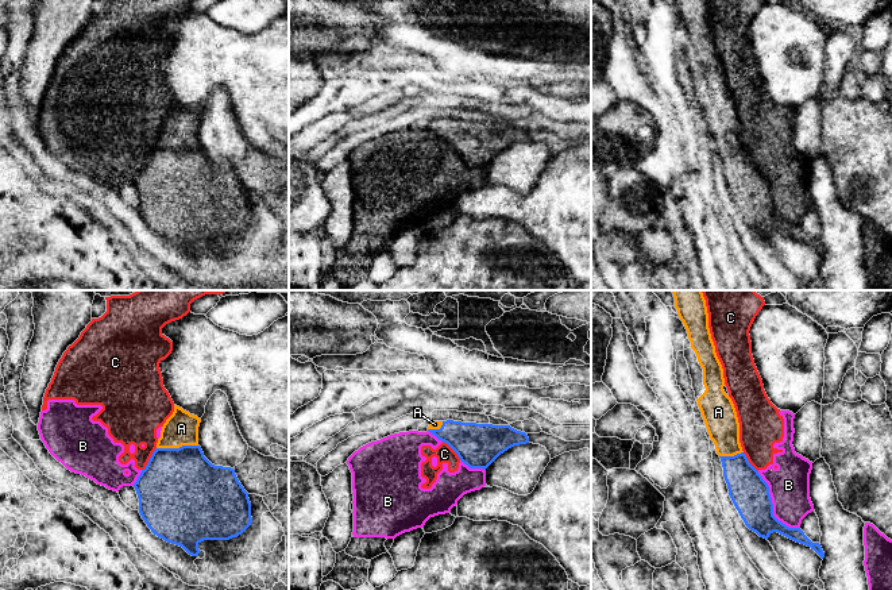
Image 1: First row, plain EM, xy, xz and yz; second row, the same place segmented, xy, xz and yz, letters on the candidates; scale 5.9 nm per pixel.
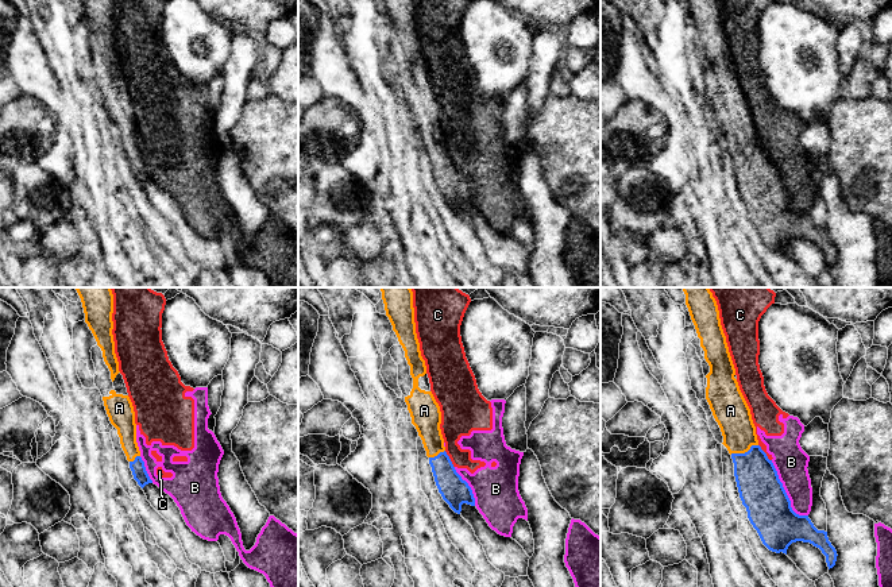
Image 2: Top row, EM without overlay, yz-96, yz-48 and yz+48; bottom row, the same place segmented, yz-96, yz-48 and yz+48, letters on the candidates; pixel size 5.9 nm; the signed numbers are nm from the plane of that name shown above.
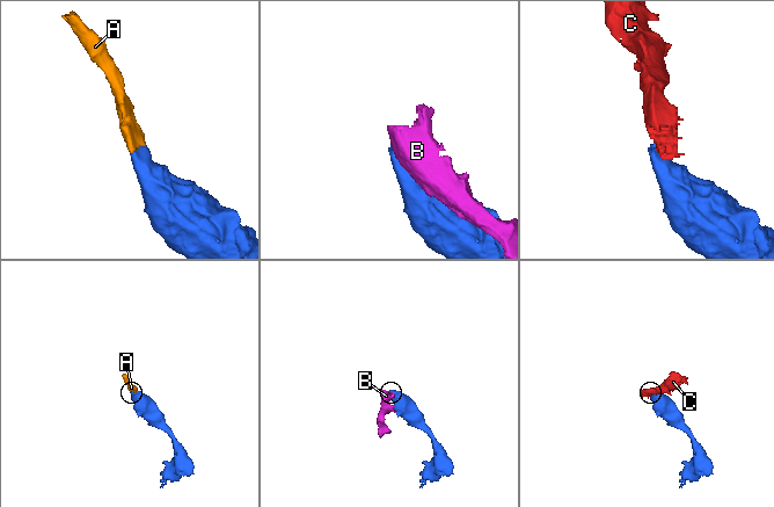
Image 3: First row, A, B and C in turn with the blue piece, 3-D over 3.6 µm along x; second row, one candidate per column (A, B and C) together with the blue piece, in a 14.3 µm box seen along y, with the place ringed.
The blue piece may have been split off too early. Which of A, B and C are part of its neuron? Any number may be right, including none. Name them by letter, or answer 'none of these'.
A

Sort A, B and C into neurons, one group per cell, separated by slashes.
A / B C

